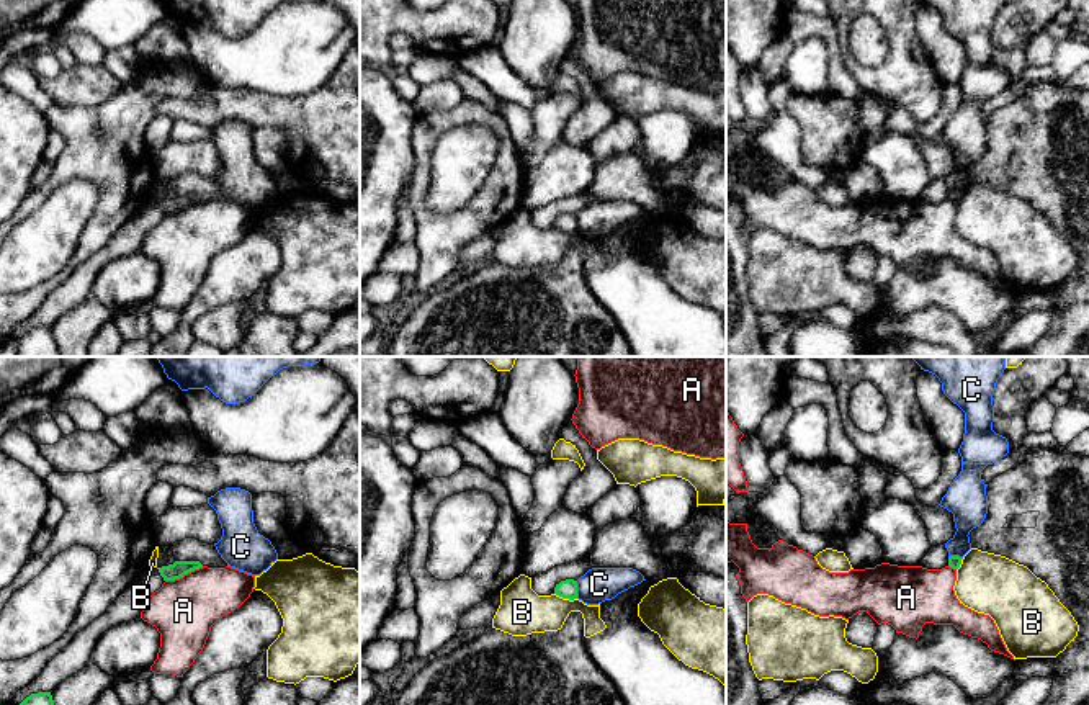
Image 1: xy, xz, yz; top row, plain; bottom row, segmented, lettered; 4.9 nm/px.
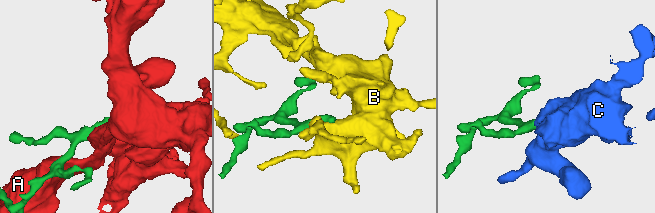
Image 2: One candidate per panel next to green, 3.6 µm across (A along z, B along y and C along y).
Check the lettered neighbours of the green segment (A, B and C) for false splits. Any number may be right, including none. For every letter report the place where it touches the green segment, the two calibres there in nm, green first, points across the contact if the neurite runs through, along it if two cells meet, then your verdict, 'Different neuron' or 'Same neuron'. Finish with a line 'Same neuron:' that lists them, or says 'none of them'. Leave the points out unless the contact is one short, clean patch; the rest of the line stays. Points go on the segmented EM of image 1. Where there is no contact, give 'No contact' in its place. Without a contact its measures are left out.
A: Touches green at xy (183, 574). Thickness 80 nm (green) against 320 nm. Boundary: xy (203, 566), (165, 581). Different neuron
B: Touches green at xz (566, 597). Thickness 100 nm (green) against 220 nm. Different neuron
C: Touches green at xz (576, 589). Thickness 100 nm (green) against 170 nm. Boundary: xz (574, 581), (578, 597). Different neuron
Same neuron: none of them

